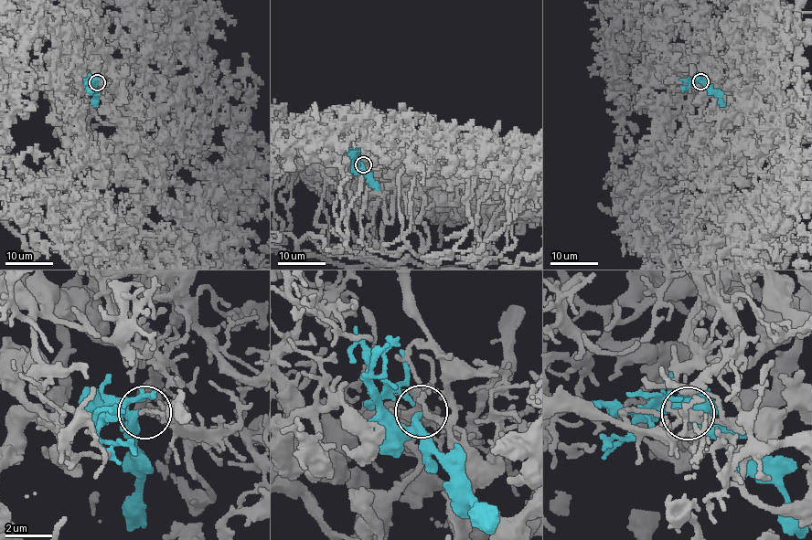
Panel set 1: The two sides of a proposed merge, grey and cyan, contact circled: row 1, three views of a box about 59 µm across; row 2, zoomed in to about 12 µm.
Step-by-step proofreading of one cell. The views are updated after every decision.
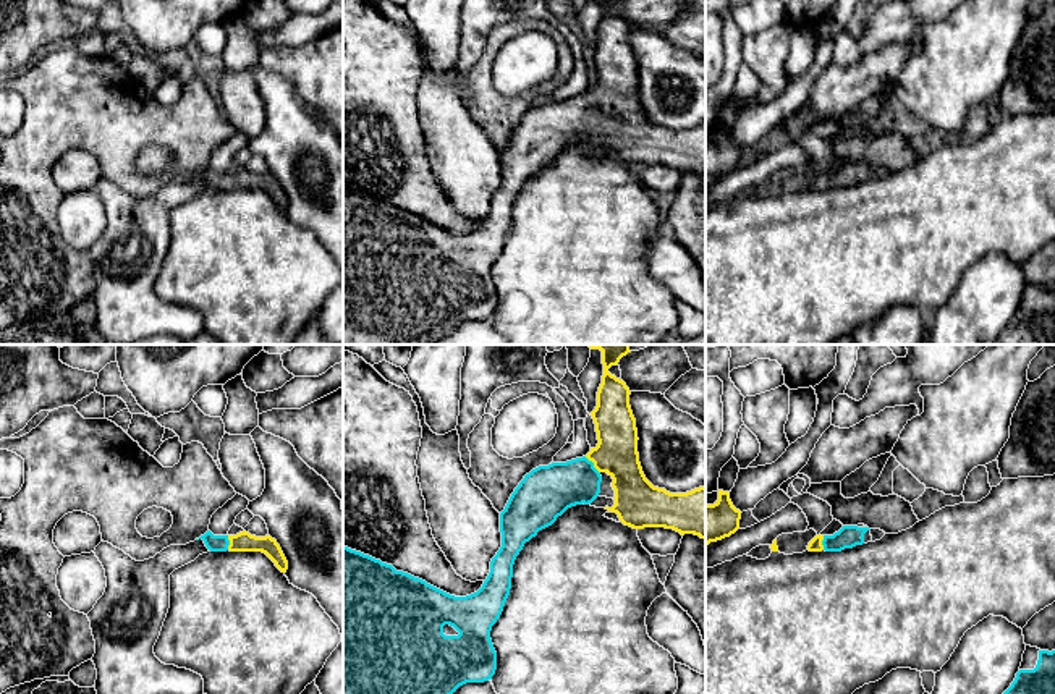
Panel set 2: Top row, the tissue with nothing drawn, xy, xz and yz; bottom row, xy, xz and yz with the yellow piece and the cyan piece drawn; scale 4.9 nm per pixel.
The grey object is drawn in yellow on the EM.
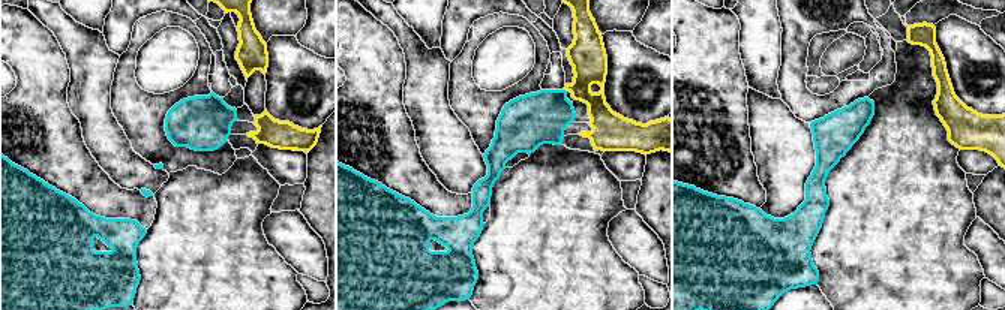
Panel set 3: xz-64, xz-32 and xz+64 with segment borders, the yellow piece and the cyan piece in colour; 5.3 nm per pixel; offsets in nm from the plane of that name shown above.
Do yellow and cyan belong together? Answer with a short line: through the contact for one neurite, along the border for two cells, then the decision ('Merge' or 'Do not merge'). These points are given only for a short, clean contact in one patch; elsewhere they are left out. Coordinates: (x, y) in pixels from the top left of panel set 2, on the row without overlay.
Line: xz (617, 91), (601, 96), (594, 102), (575, 120), (552, 126). Merge

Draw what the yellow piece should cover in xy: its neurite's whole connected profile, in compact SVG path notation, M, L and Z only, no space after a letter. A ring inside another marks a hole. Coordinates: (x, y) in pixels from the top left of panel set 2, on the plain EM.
M207 168L199 176L204 178L205 184L210 189L227 189L227 188L230 189L262 189L275 201L275 204L282 210L286 210L288 207L288 199L280 183L270 173L256 175L246 168L236 173L214 173L210 168Z

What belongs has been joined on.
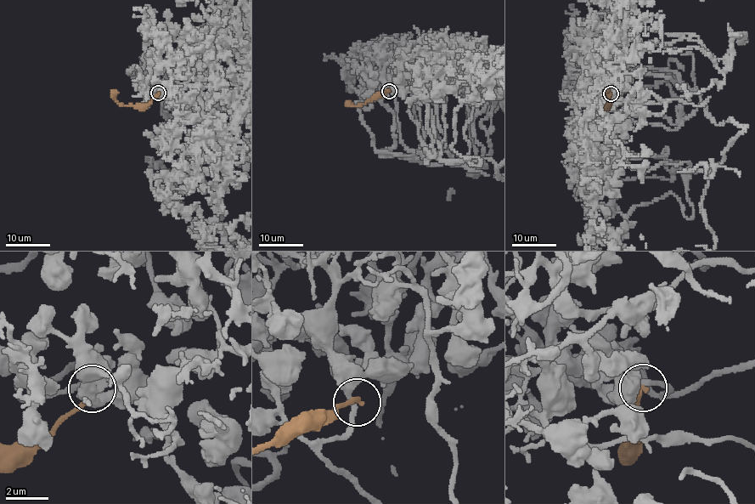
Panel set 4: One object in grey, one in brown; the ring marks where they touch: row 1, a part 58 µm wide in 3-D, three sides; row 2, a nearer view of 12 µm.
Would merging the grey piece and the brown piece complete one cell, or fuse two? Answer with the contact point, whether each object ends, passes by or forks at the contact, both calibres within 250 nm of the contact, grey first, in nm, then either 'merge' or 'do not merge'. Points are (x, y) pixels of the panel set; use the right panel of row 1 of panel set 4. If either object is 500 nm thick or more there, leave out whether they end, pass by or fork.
(611, 93) | grey passes by | brown ends | 300/220 nm | do not merge

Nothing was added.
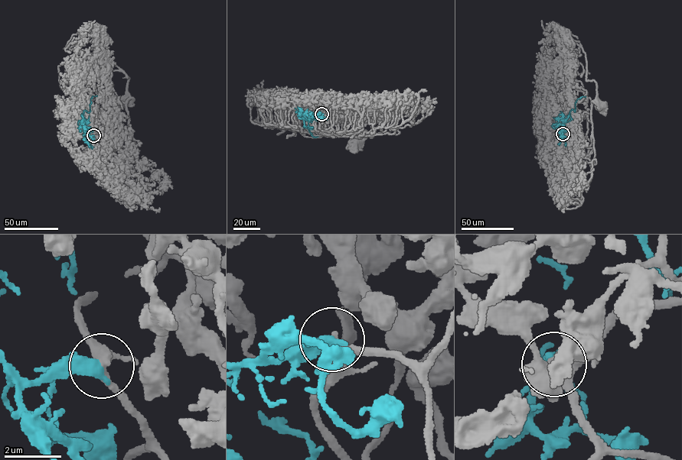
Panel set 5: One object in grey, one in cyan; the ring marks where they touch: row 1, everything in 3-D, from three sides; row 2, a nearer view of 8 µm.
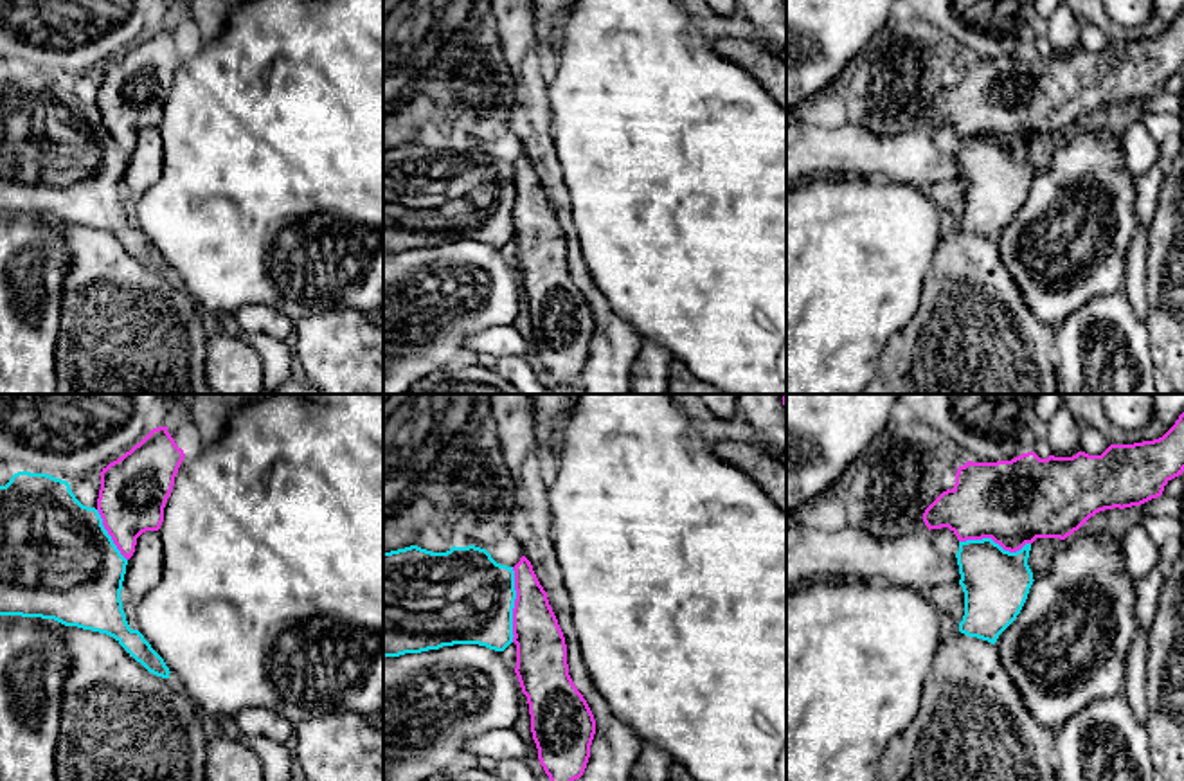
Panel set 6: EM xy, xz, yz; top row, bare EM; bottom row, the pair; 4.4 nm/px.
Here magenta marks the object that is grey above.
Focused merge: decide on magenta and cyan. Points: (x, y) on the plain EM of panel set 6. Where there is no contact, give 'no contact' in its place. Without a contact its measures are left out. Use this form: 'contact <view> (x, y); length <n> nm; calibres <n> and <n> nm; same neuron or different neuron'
contact xz (515, 202); length 340 nm; calibres 220 and 420 nm; different neuron

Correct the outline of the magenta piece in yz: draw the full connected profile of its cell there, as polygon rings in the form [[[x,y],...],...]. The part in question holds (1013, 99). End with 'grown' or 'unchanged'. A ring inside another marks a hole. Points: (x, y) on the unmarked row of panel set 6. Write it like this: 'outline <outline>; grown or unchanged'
outline [[[1184,9],[1159,36],[1110,41],[1101,52],[1078,49],[1072,54],[1040,56],[1035,49],[1011,58],[964,59],[955,81],[923,110],[930,126],[948,124],[959,139],[991,135],[1017,149],[1036,135],[1065,137],[1090,113],[1105,106],[1141,103],[1162,92],[1164,83],[1184,68]]]; unchanged

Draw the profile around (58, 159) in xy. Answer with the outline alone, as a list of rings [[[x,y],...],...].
[[[18,68],[0,83],[0,212],[54,216],[113,234],[149,270],[169,275],[169,265],[139,227],[131,227],[122,207],[121,187],[128,157],[103,122],[95,104],[83,103],[67,77],[47,70]]]

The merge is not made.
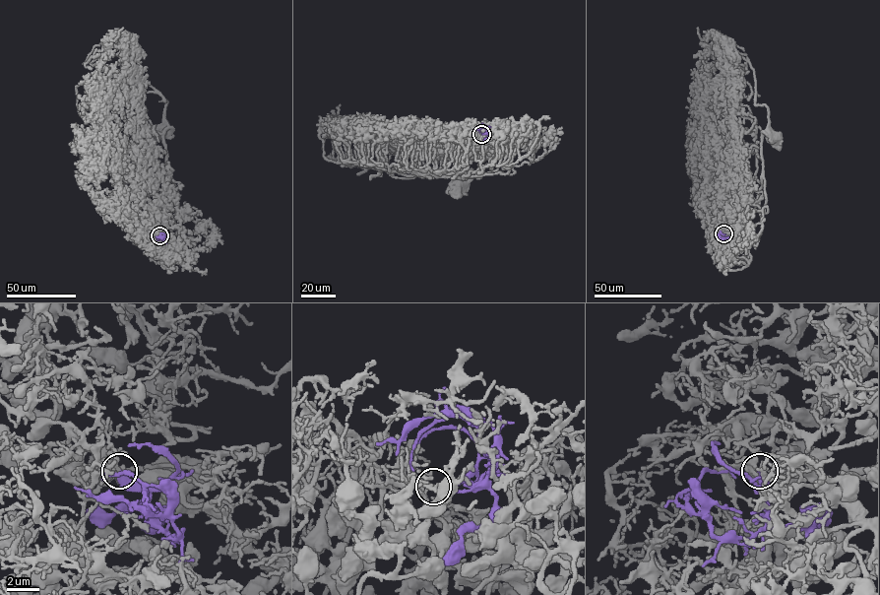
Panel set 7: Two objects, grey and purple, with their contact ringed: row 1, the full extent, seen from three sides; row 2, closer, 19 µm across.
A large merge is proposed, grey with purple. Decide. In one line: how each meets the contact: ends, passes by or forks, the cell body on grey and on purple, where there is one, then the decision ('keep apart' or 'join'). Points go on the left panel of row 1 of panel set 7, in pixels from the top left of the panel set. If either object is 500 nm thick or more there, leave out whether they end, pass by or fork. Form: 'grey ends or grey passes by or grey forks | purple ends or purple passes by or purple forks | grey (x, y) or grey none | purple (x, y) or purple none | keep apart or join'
grey passes by | purple ends | grey (162, 132) | purple none | join

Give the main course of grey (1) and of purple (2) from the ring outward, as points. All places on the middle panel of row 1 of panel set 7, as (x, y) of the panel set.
1: (481, 133), (459, 164), (465, 178), (479, 170), (458, 168), (462, 180)
2: (481, 134), (488, 131), (485, 126), (475, 129)

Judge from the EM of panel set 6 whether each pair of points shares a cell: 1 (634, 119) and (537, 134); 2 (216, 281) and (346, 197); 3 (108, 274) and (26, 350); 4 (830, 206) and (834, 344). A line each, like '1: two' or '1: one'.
1: two
2: one
3: two
4: one

